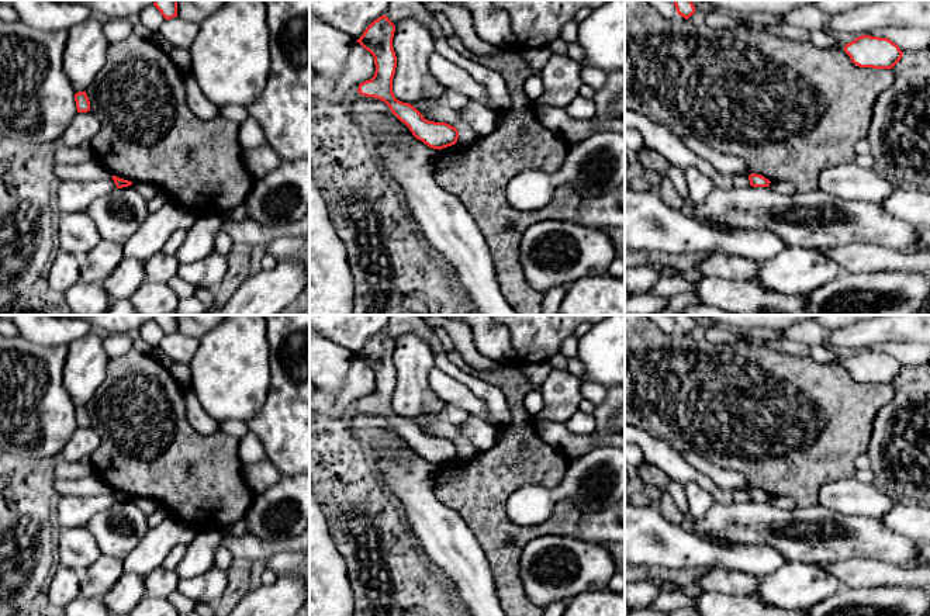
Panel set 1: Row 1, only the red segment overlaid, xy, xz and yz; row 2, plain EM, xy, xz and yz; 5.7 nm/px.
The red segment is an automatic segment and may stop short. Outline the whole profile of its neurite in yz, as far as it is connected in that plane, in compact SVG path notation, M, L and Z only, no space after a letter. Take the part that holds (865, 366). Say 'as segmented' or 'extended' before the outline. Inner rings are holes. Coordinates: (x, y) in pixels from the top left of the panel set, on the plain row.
as segmented | M861 350L846 359L844 367L860 383L892 384L903 367L888 353Z

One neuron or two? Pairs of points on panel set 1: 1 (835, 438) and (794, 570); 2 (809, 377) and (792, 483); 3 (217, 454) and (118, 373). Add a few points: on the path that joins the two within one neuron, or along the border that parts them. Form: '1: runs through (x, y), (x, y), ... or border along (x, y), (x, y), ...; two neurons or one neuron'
1: border along (818, 504), (797, 507); two neurons
2: runs through (822, 404), (832, 421), (820, 440), (805, 456); one neuron
3: runs through (187, 435), (168, 397), (148, 397); one neuron

